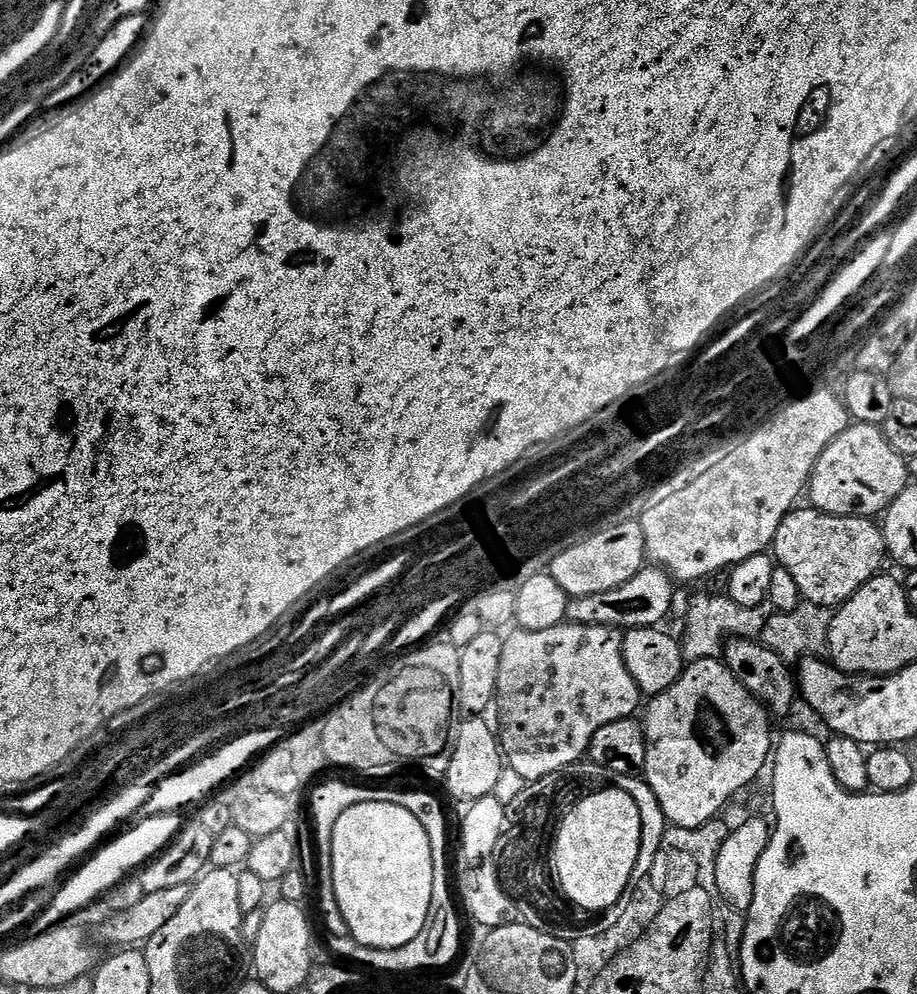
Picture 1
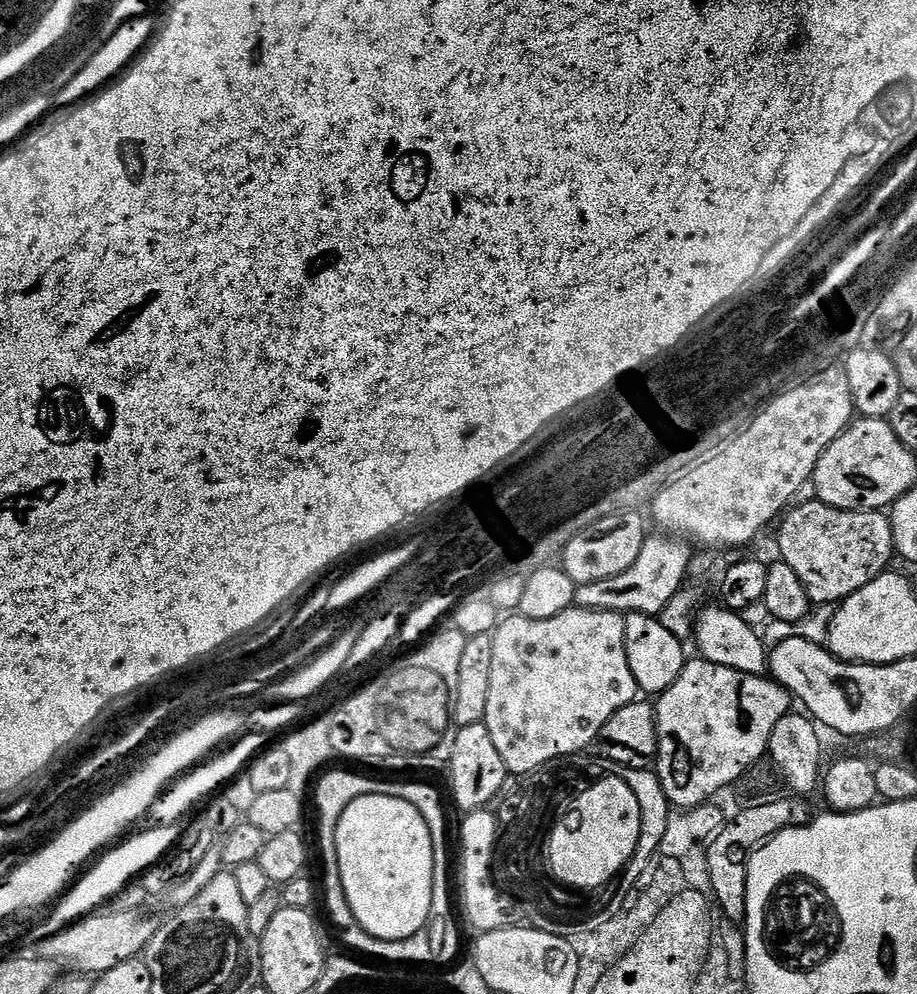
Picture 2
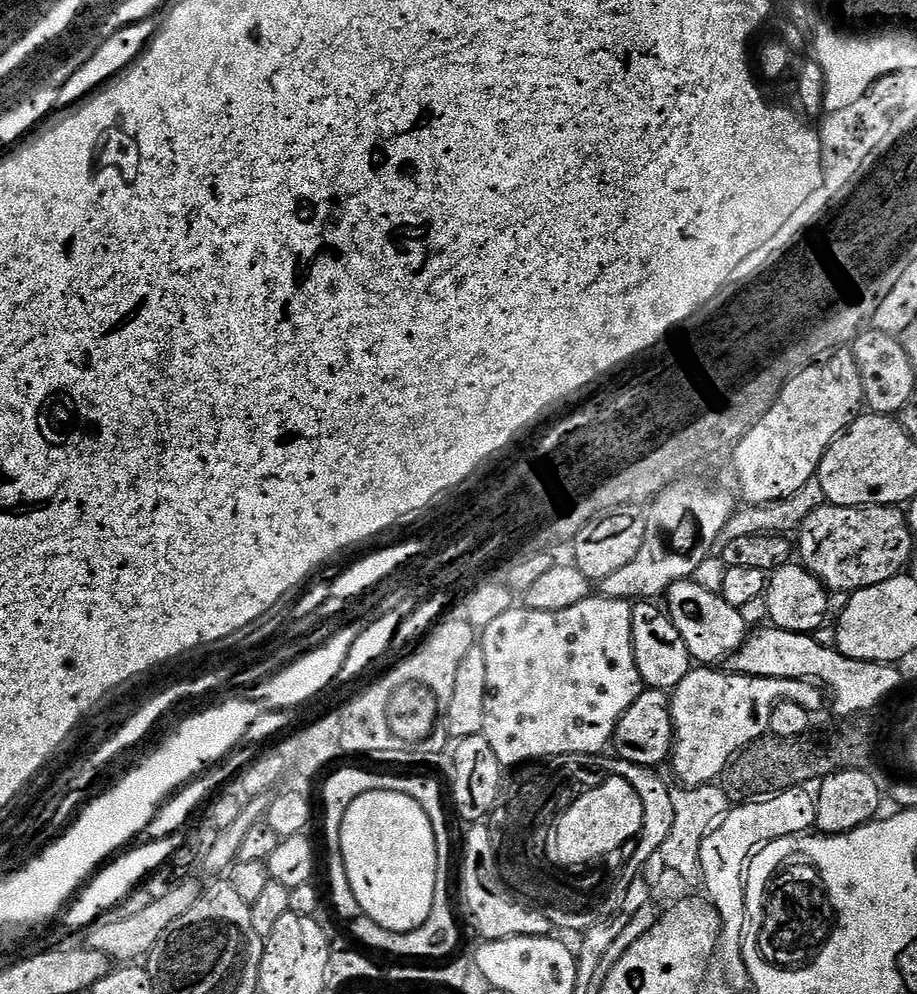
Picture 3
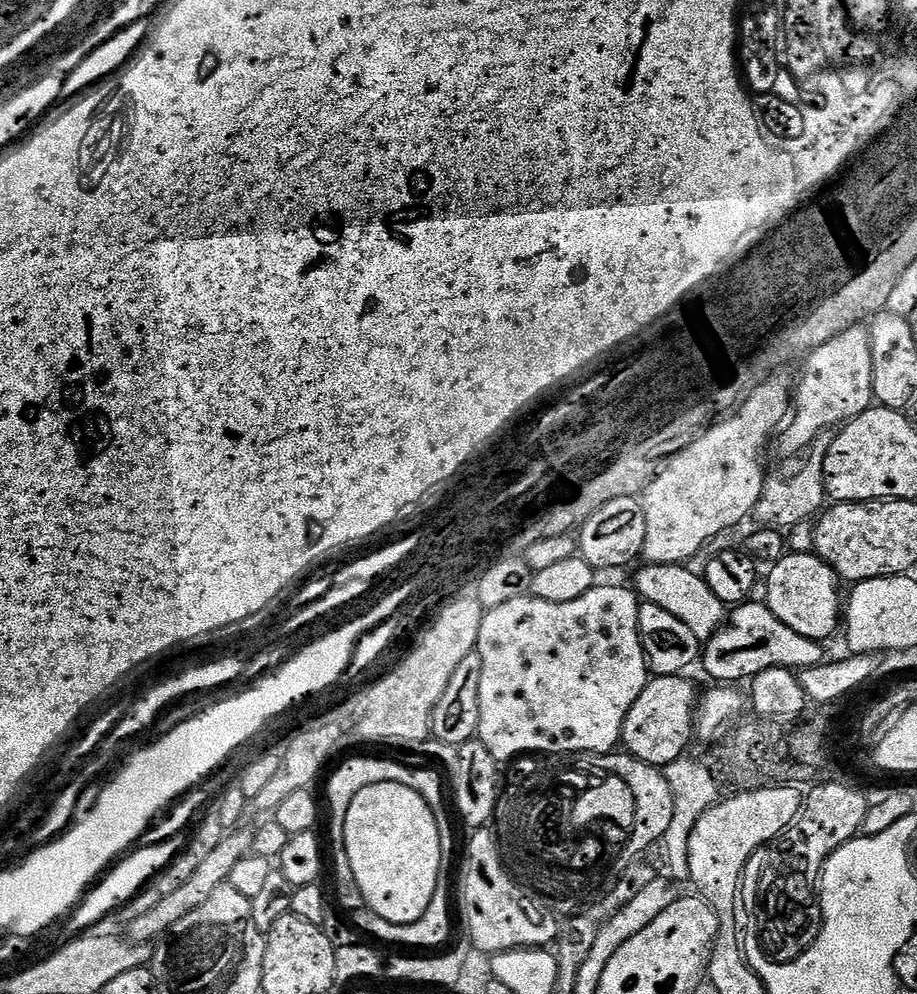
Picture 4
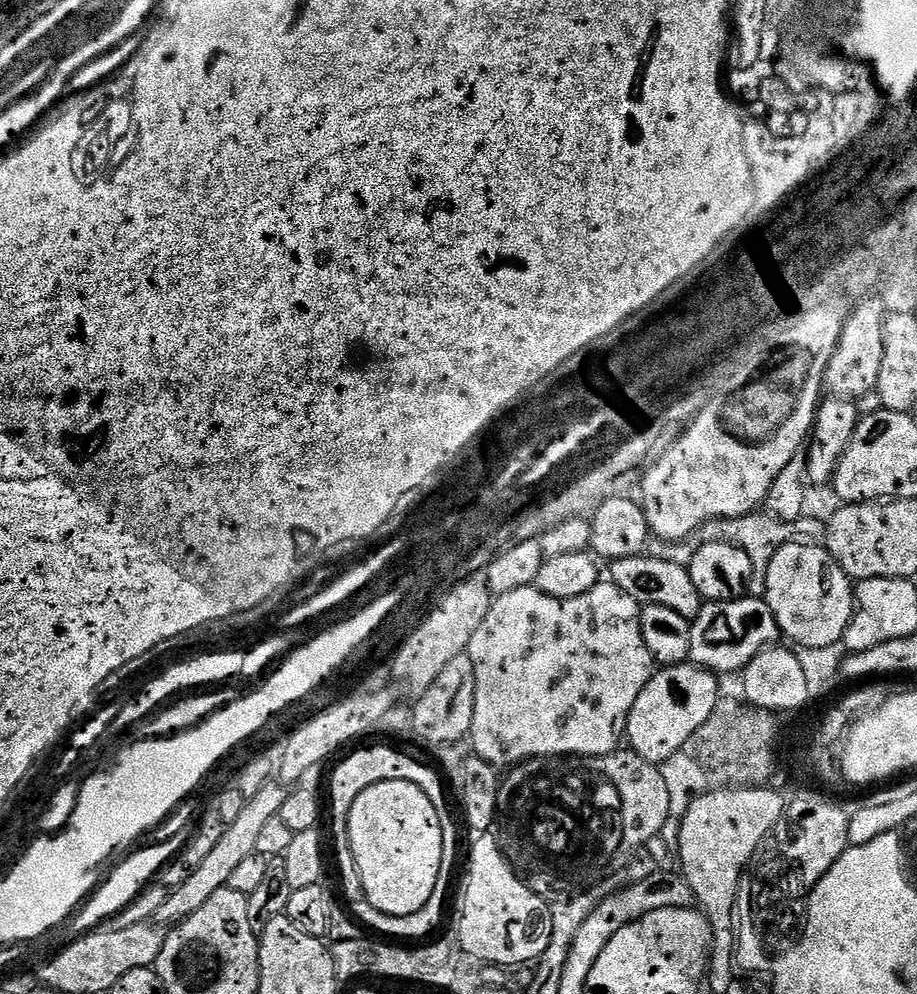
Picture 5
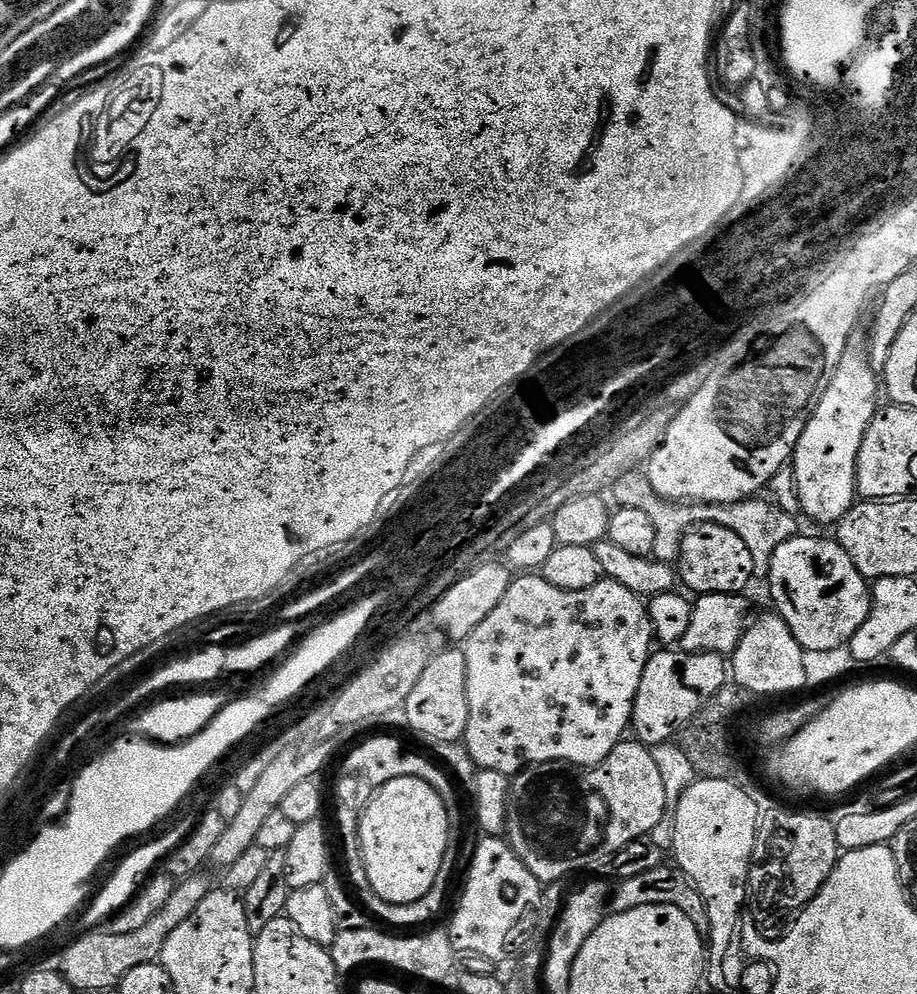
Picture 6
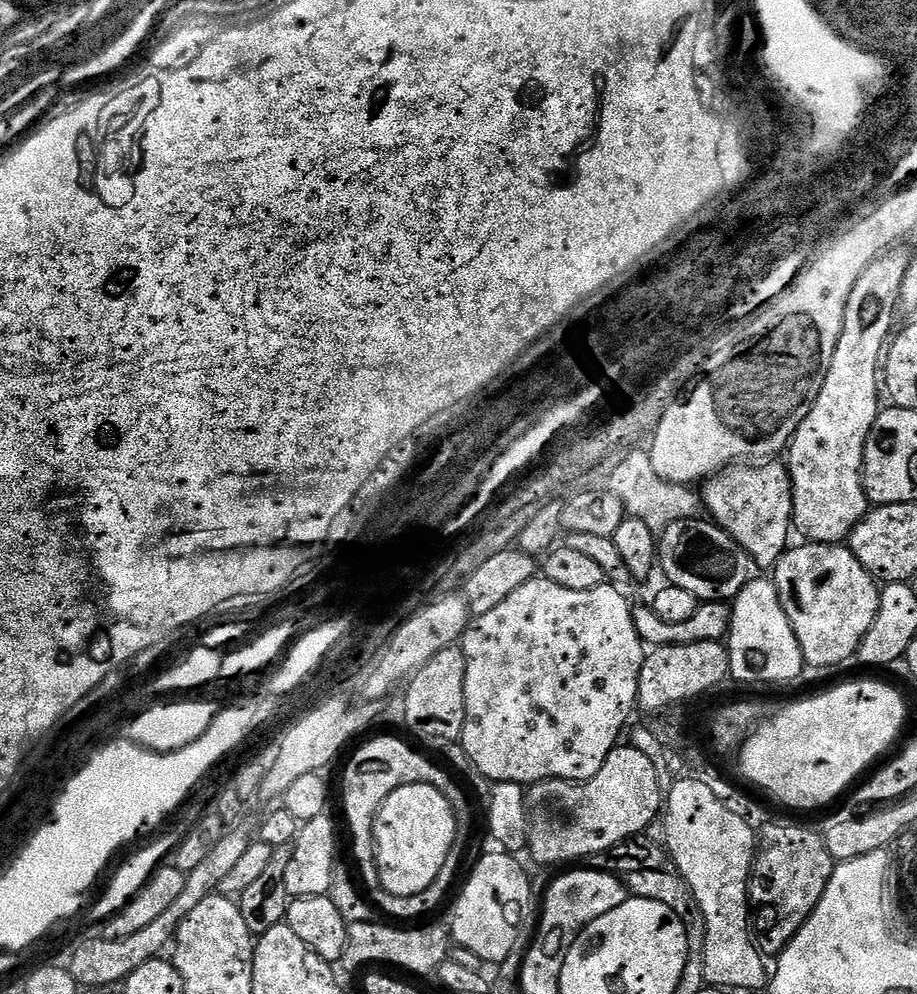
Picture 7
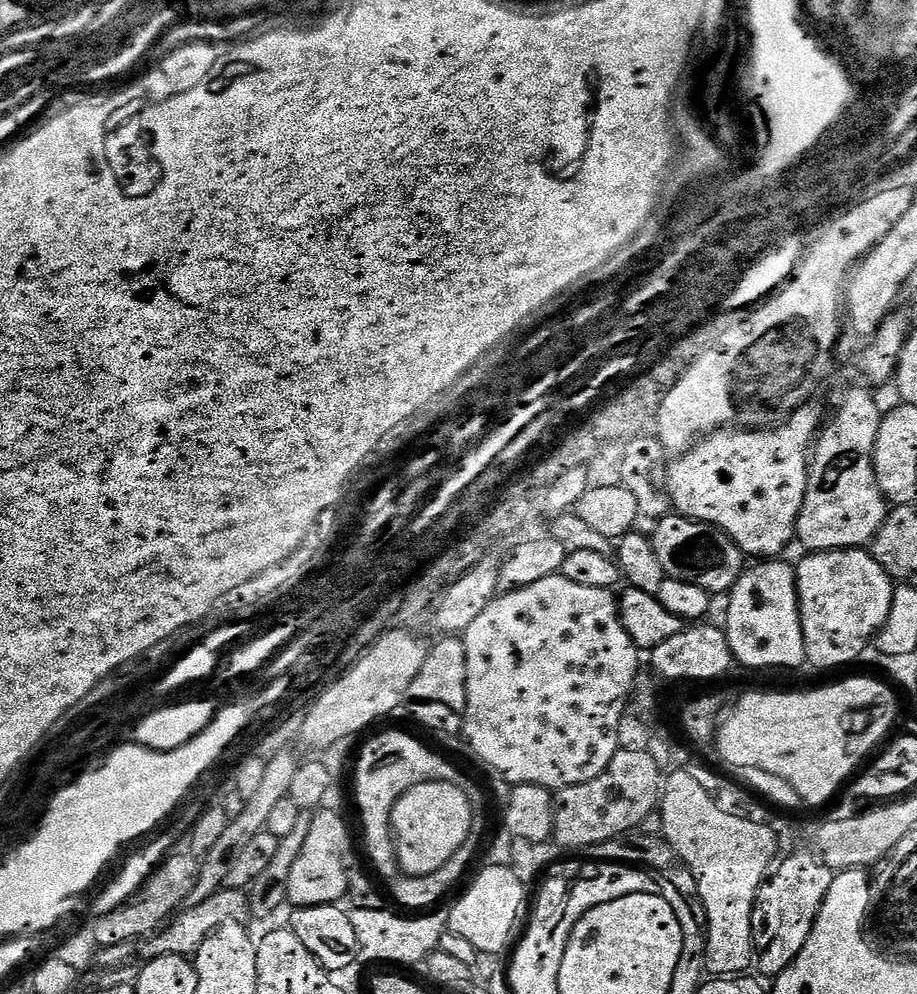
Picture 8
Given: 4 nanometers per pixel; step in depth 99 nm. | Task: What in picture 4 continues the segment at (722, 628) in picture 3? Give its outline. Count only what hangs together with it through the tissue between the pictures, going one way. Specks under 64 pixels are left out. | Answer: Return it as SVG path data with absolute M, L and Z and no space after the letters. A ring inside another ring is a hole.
M650 564L644 568L637 567L634 591L641 601L654 606L662 606L662 610L674 614L690 634L701 642L707 642L726 620L726 605L710 590L703 575L699 571L691 572L691 567L682 564Z

